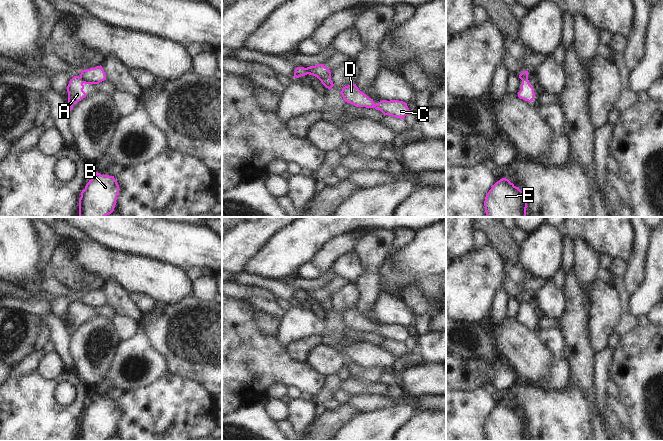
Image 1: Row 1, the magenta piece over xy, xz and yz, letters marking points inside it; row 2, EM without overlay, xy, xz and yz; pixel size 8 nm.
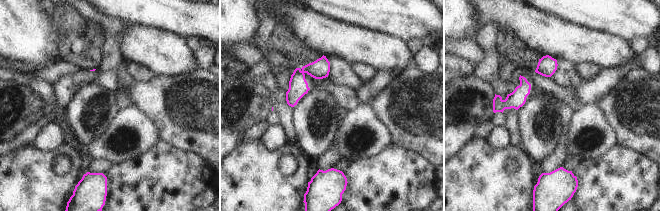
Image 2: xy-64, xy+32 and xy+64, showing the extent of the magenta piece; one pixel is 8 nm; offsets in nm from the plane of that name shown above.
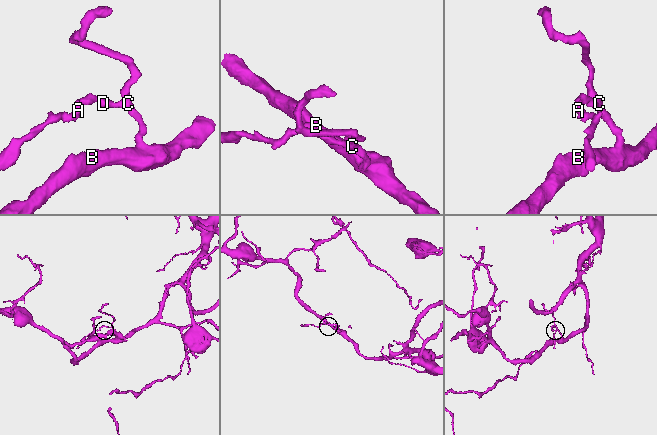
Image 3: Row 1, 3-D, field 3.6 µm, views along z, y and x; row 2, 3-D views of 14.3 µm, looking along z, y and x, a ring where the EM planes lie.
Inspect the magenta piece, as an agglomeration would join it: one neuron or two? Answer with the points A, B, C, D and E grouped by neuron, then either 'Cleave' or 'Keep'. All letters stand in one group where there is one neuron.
Groups: A / B C D E. Cleave

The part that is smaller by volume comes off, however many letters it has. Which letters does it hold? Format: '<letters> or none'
A

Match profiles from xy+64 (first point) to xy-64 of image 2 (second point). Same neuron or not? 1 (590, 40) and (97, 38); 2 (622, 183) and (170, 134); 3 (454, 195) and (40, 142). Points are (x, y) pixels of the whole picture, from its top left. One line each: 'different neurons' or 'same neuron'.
1: different neurons
2: different neurons
3: different neurons

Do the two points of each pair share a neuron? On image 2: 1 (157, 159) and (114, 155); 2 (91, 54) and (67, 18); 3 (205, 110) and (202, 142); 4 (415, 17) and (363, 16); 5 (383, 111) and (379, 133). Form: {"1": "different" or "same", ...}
{"1": "different", "2": "same", "3": "same", "4": "same", "5": "different"}

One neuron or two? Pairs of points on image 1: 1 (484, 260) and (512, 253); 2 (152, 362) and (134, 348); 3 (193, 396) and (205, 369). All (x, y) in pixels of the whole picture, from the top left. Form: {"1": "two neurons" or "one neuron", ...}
{"1": "two neurons", "2": "one neuron", "3": "two neurons"}

